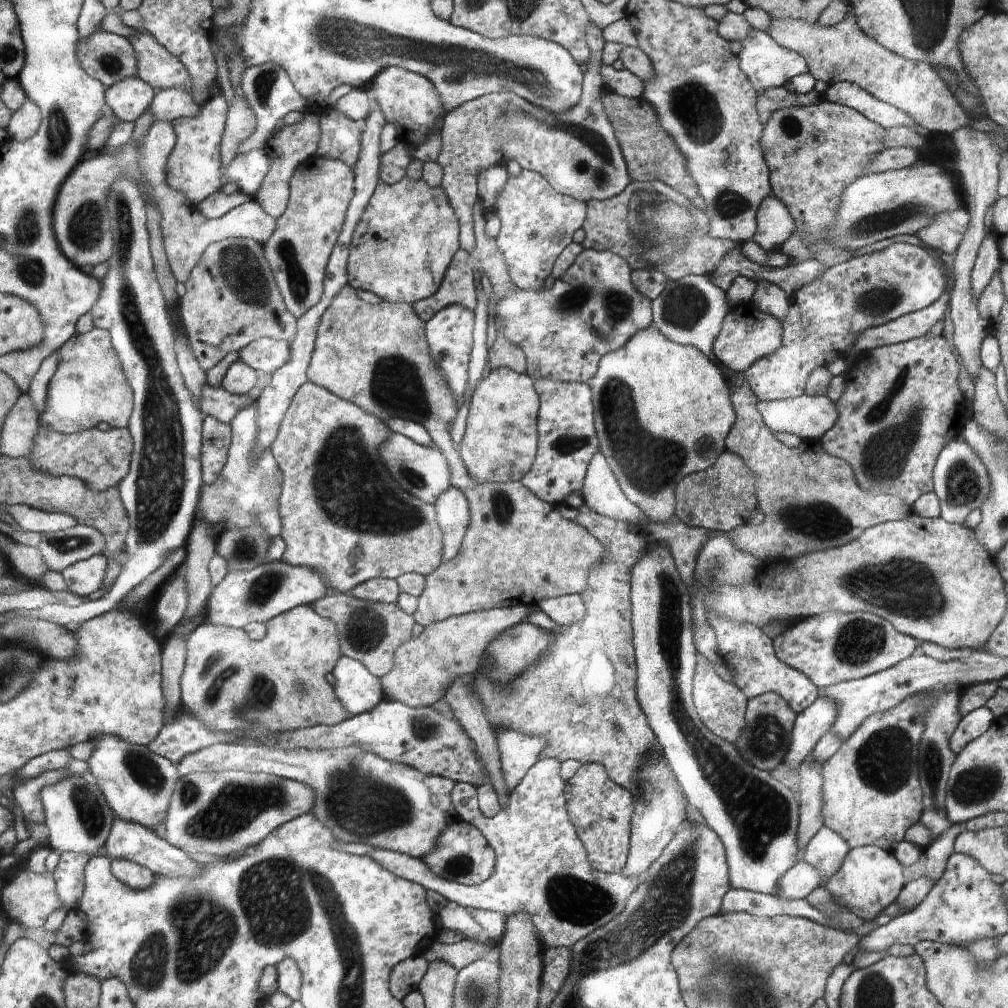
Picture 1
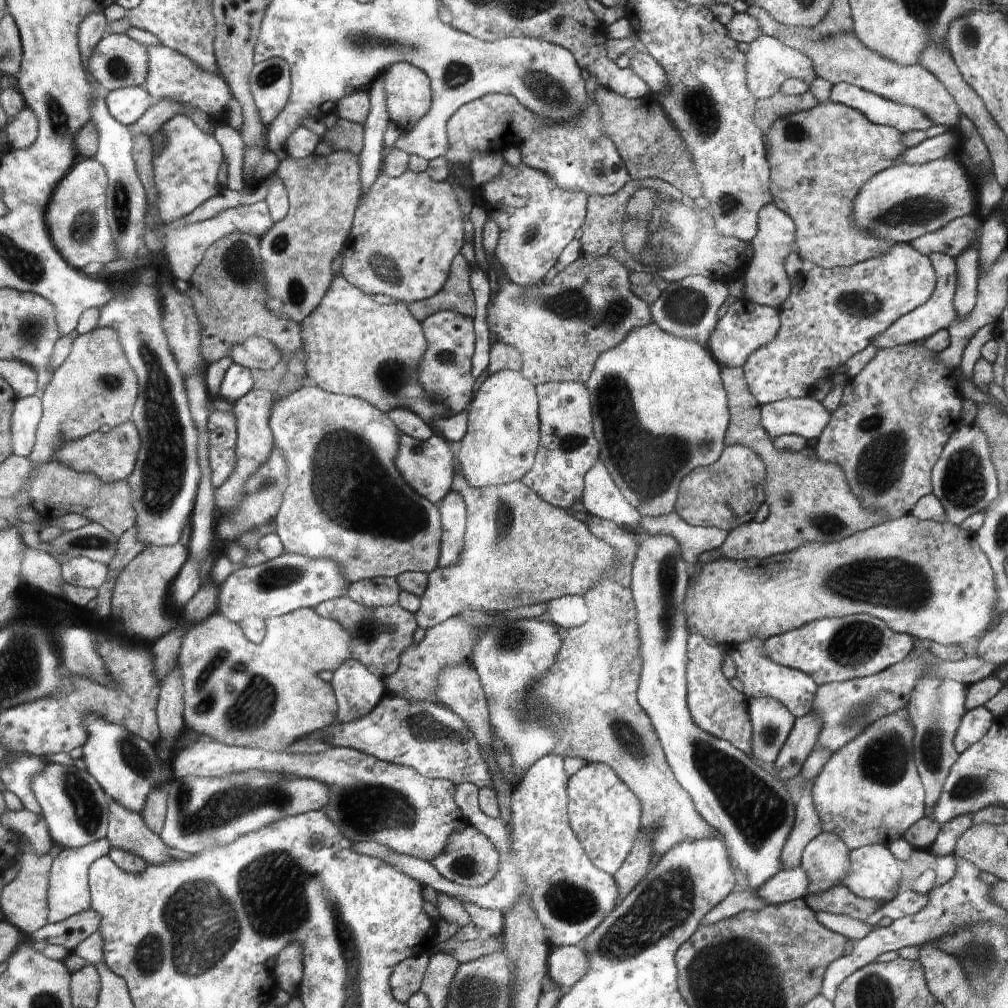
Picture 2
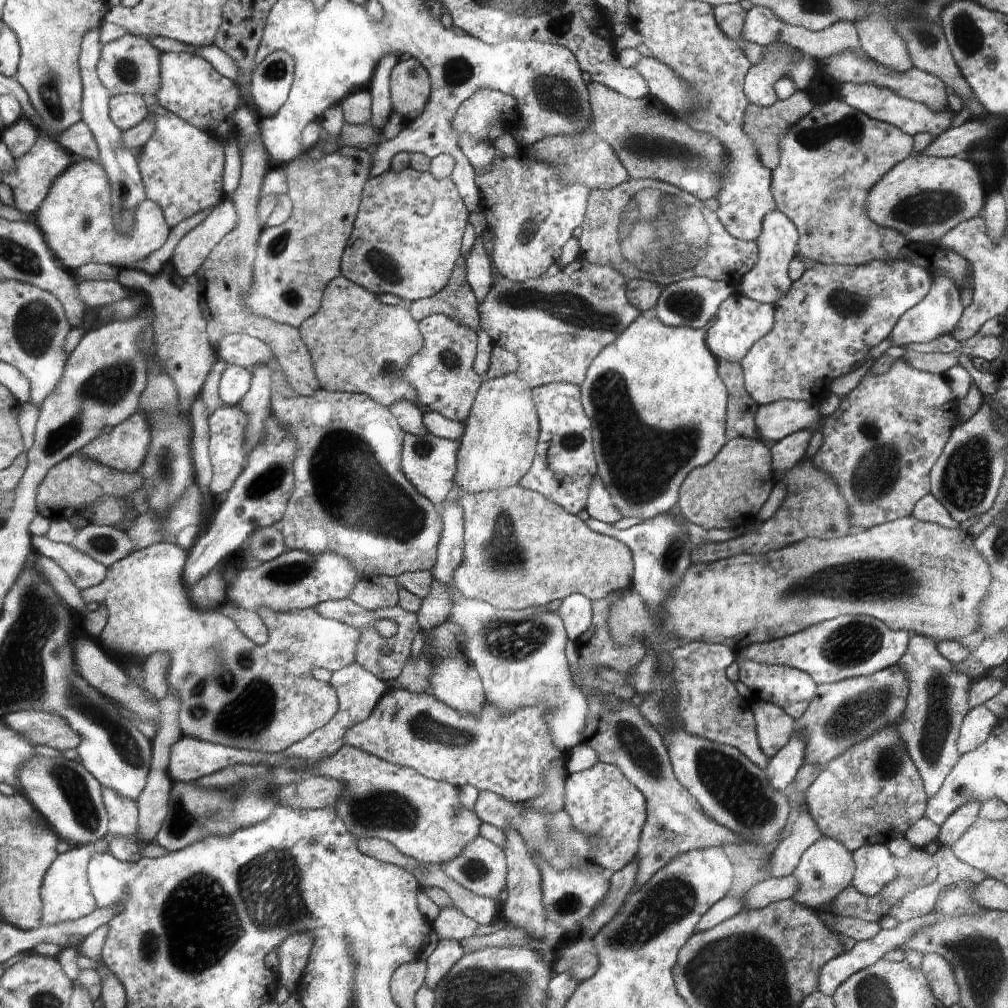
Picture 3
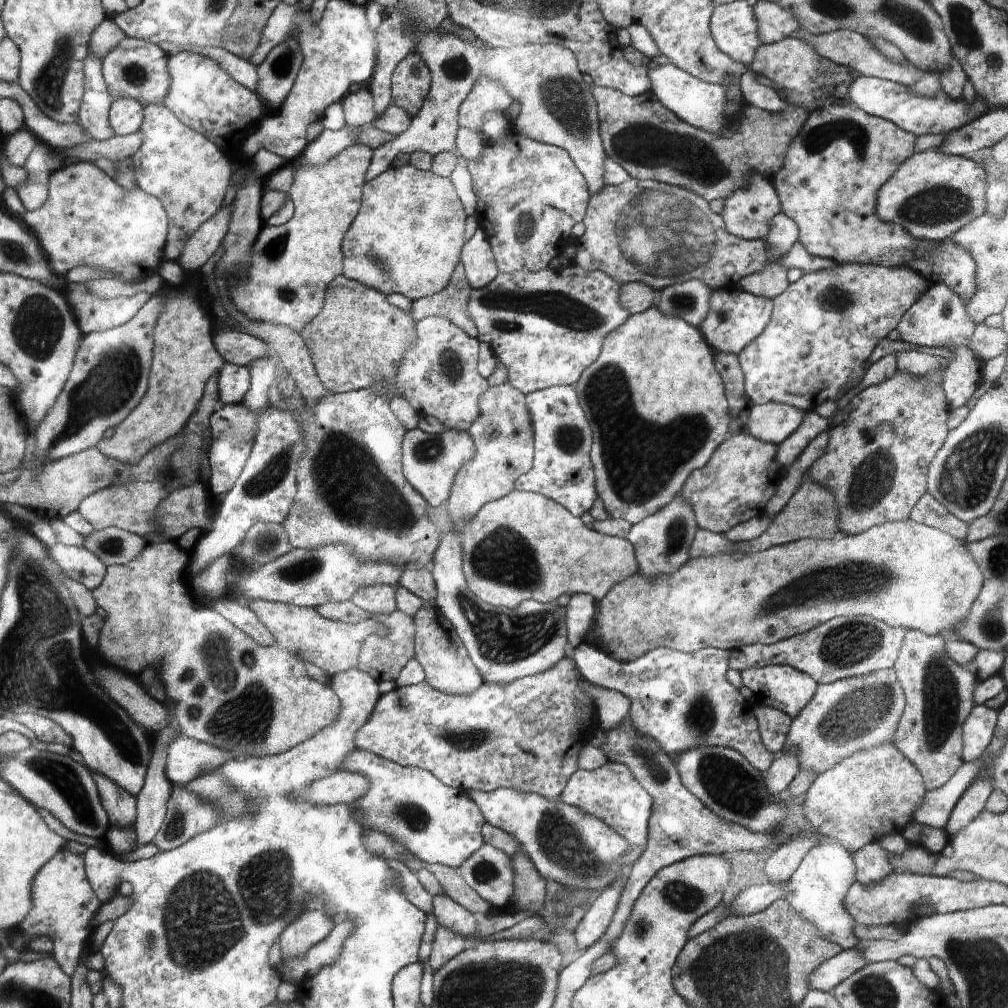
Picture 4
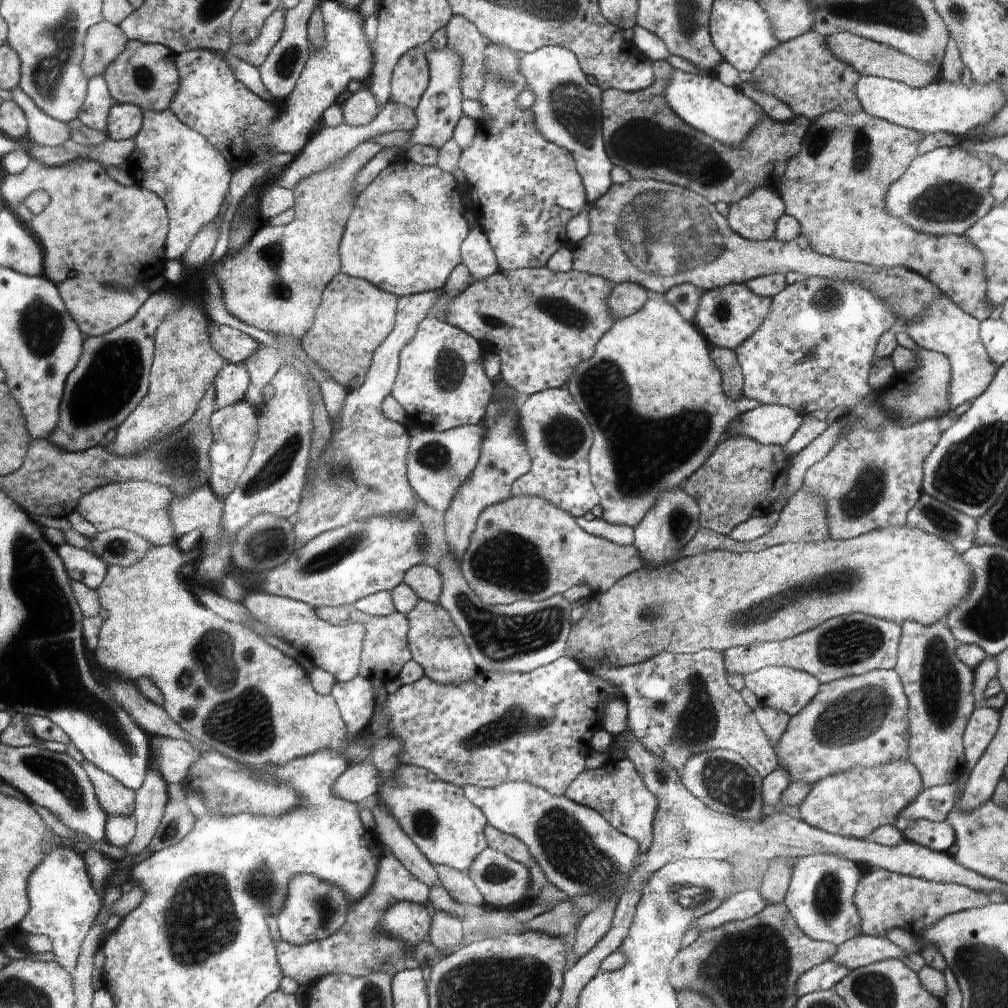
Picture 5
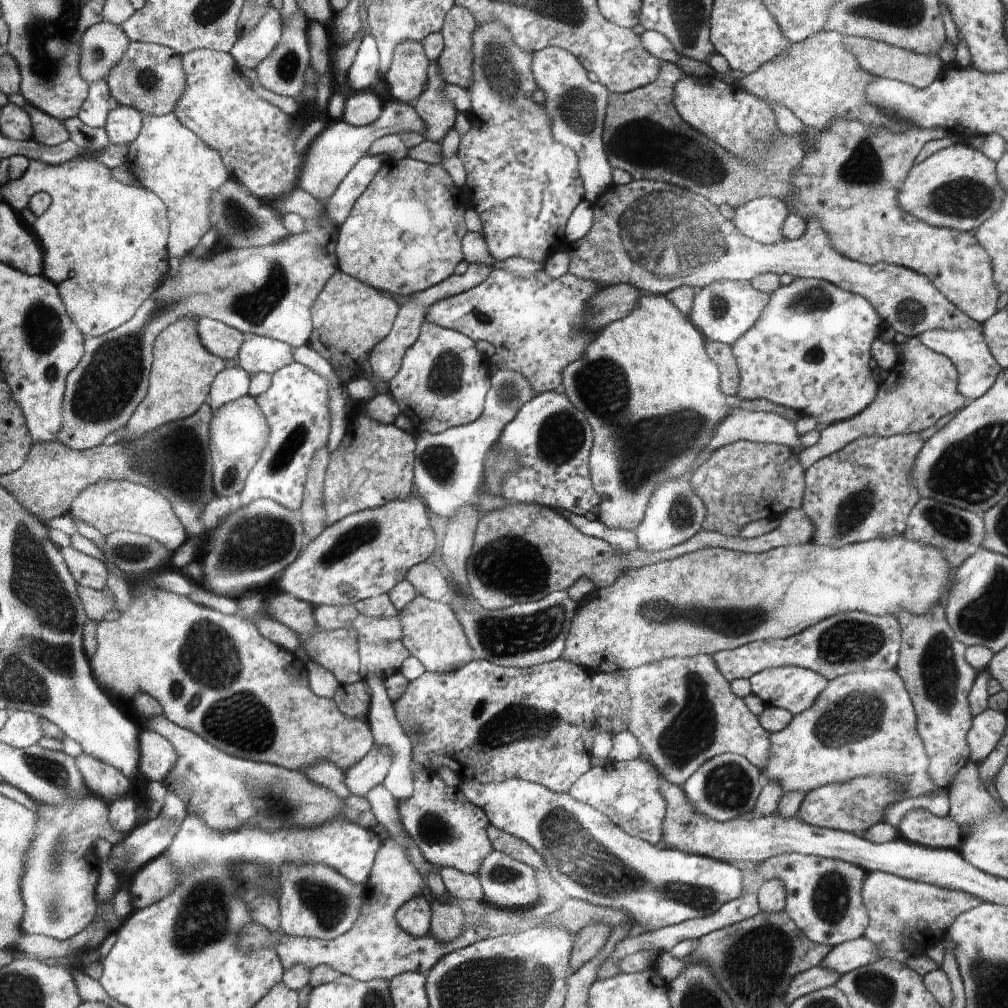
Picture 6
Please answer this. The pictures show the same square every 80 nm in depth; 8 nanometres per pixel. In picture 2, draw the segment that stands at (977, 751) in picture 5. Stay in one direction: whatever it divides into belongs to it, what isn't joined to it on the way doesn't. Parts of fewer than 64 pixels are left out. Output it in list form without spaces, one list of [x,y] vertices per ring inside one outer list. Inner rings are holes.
[[[985,706],[968,710],[955,736],[954,743],[958,751],[964,752],[969,746],[982,739],[996,719]]]

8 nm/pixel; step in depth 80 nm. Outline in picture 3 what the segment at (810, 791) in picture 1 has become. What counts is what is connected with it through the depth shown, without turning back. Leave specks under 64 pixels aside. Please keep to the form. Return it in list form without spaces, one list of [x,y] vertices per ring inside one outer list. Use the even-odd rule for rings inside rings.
[[[802,800],[796,813],[798,817],[792,824],[792,832],[780,842],[769,860],[772,877],[792,875],[802,854],[823,836],[808,812],[806,802]]]

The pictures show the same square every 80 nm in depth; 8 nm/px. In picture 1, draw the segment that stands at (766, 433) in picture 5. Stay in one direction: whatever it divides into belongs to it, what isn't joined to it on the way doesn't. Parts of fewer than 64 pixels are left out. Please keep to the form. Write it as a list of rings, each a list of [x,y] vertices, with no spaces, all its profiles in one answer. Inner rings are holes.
[[[808,394],[796,398],[775,401],[759,401],[759,412],[764,424],[775,434],[788,433],[796,435],[801,440],[820,440],[832,430],[838,418],[837,406],[826,395],[811,397]]]

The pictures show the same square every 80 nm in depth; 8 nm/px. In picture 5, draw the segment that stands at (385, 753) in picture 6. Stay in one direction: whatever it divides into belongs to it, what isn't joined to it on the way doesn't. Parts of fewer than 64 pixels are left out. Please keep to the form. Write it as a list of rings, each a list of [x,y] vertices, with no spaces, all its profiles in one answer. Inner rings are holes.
[[[370,759],[352,763],[346,771],[333,782],[332,790],[336,796],[356,803],[379,792],[381,776]]]

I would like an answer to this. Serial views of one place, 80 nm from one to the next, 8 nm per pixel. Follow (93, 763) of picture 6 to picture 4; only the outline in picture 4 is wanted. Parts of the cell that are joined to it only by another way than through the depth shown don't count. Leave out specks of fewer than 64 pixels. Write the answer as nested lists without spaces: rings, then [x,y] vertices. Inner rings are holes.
[[[95,773],[95,779],[101,790],[104,806],[110,813],[110,822],[116,825],[134,826],[139,813],[136,794],[123,789],[106,775]]]

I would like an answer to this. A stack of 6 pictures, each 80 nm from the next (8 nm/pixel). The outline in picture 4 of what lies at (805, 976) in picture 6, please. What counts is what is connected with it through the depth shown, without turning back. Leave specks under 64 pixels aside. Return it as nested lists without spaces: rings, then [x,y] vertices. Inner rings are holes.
[[[859,949],[842,950],[812,971],[808,977],[808,986],[810,989],[818,989],[822,992],[831,991],[866,964],[868,963],[863,959]]]

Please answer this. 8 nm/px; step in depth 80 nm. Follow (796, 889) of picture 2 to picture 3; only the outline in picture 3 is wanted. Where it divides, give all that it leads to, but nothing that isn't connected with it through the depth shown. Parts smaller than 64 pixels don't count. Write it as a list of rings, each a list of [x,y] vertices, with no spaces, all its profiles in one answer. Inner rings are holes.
[[[793,874],[787,877],[770,877],[752,886],[743,898],[747,909],[758,910],[775,903],[792,899],[798,888],[797,877]]]

